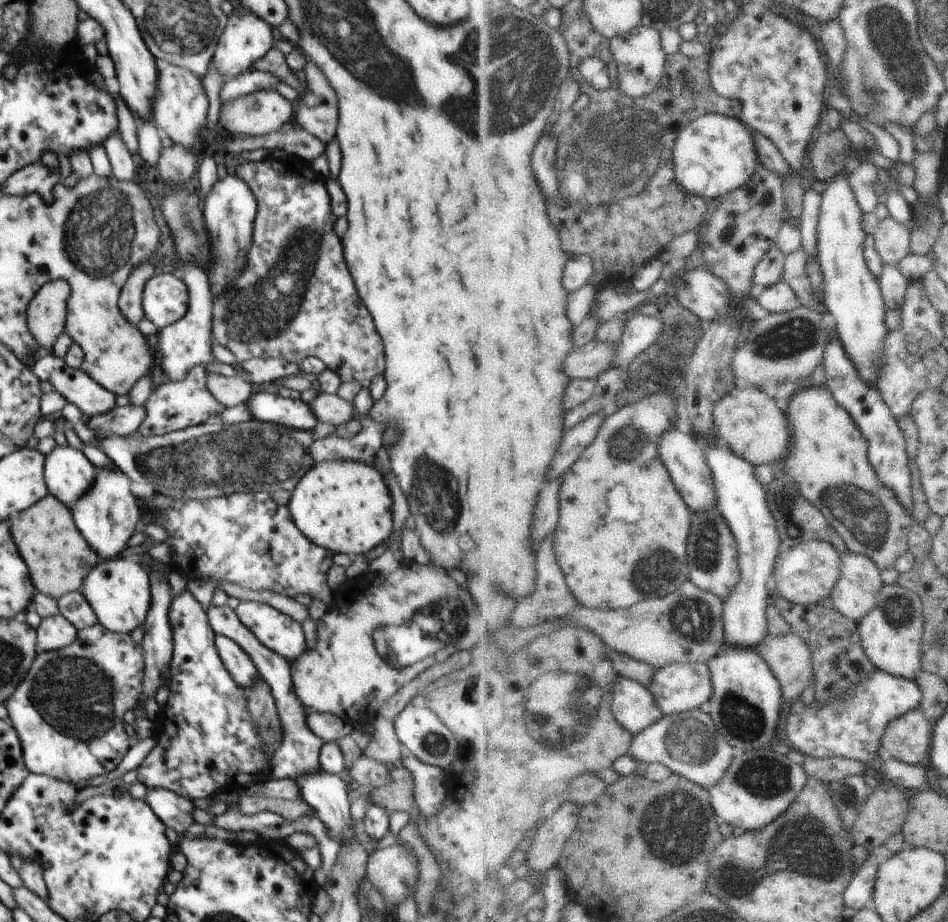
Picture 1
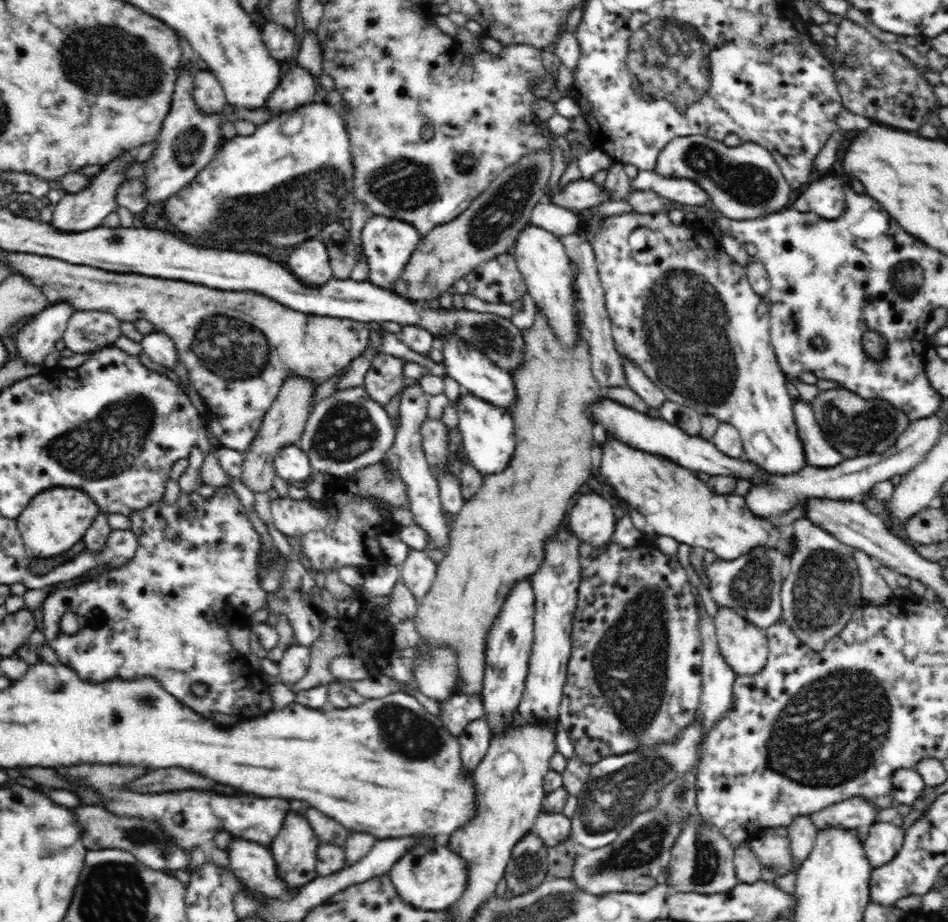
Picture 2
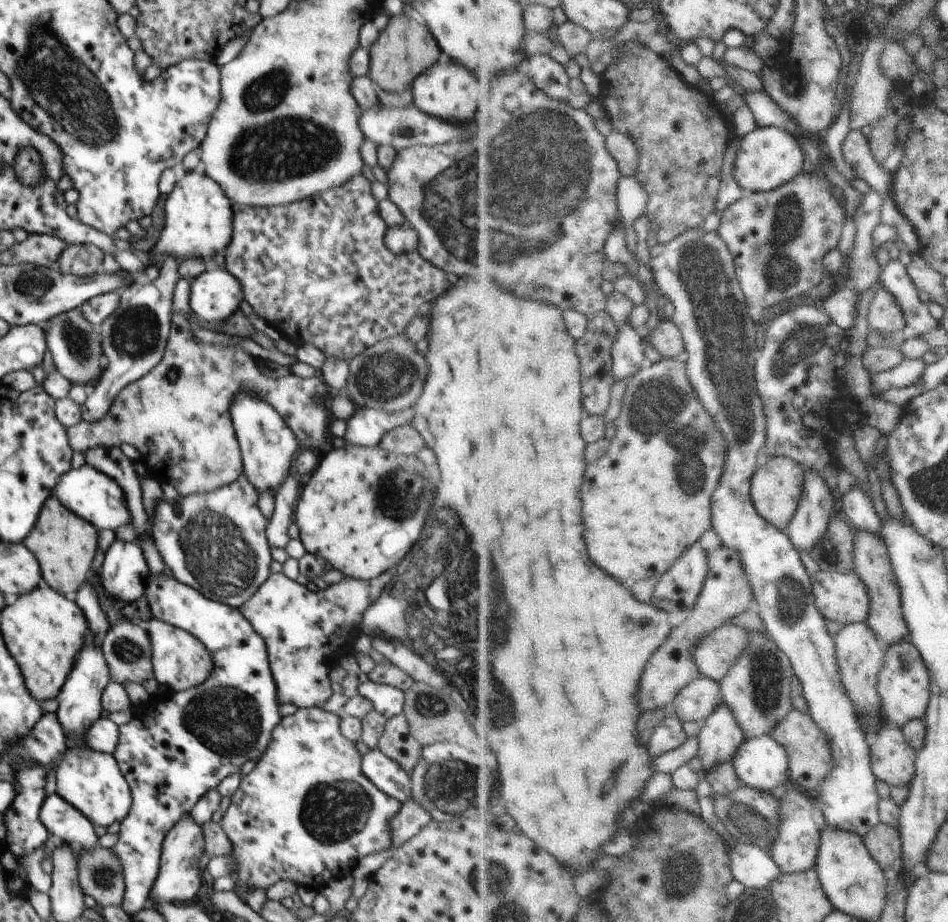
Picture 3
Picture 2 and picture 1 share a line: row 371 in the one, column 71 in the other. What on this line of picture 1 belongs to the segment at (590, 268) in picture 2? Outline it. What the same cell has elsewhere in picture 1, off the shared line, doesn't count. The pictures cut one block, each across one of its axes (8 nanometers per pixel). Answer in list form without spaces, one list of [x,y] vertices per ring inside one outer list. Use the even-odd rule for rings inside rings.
[[[73,591],[63,595],[58,601],[59,614],[66,618],[77,630],[93,626],[97,622],[96,614],[80,592]]]

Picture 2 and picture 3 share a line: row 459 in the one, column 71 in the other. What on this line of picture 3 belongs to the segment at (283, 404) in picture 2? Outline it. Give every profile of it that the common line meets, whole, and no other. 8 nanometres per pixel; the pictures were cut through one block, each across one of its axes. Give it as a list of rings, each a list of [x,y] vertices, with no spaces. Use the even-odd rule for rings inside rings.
[[[72,244],[62,252],[57,261],[59,272],[76,277],[96,275],[100,264],[104,261],[104,252],[90,244]]]

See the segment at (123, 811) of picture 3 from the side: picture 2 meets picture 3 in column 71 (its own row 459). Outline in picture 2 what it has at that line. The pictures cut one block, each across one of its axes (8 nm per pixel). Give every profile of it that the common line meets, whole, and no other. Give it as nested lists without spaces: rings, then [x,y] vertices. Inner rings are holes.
[[[634,210],[605,218],[604,224],[592,230],[584,230],[584,239],[590,243],[594,251],[596,268],[598,276],[604,289],[606,310],[611,320],[611,332],[615,343],[616,351],[620,357],[626,358],[634,362],[640,369],[654,382],[659,390],[666,396],[667,400],[688,406],[696,410],[700,416],[715,416],[720,422],[732,424],[739,430],[743,442],[744,459],[751,461],[760,466],[767,473],[777,474],[778,476],[790,476],[802,472],[802,468],[806,468],[805,454],[803,453],[803,443],[797,433],[797,426],[794,420],[793,407],[795,402],[788,394],[787,377],[780,369],[778,361],[776,361],[775,352],[771,346],[770,337],[770,315],[768,306],[762,301],[762,296],[756,294],[750,281],[748,280],[745,268],[732,260],[721,242],[715,237],[711,237],[707,233],[694,232],[688,228],[687,223],[678,225],[672,223],[668,218],[667,212],[662,213],[639,213]],[[636,228],[649,228],[654,231],[657,236],[658,243],[654,248],[647,251],[636,251],[630,247],[628,236],[636,230]]]

